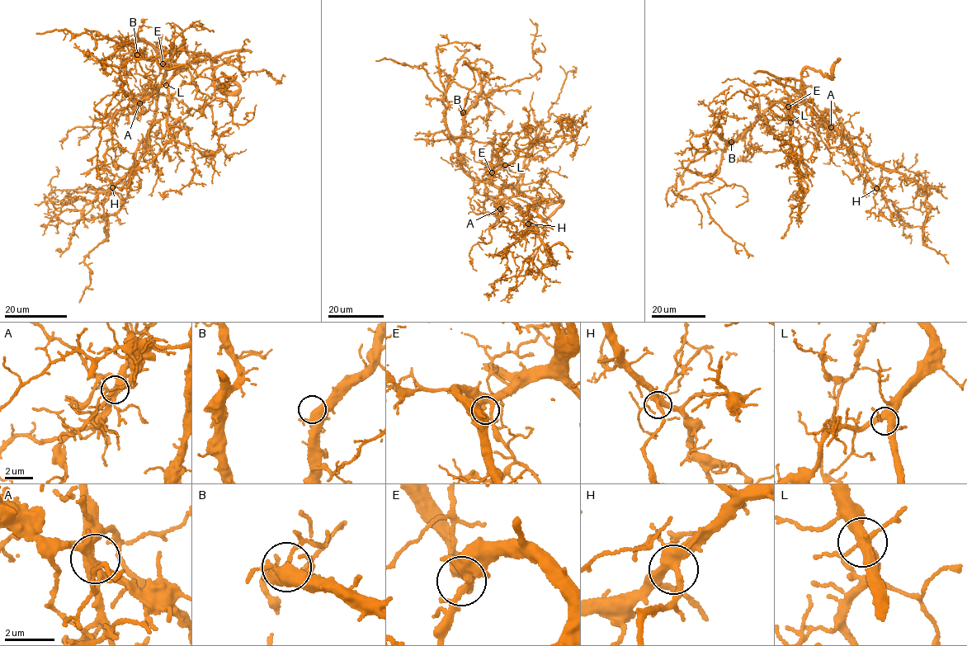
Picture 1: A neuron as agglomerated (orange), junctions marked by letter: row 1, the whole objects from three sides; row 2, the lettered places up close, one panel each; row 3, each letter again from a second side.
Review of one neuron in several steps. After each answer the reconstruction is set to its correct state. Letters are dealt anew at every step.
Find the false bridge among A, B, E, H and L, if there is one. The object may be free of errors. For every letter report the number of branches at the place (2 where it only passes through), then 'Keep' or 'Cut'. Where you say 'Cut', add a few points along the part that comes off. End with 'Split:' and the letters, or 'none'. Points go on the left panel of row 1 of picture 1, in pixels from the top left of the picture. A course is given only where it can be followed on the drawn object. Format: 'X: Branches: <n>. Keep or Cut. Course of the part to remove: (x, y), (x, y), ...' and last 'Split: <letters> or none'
A: Branches: 5. Cut. Course of the part to remove: (139, 103), (130, 113), (120, 107)
B: Branches: 5. Keep
E: Branches: 4. Keep
H: Branches: 5. Keep
L: Branches: 5. Keep
Split: A

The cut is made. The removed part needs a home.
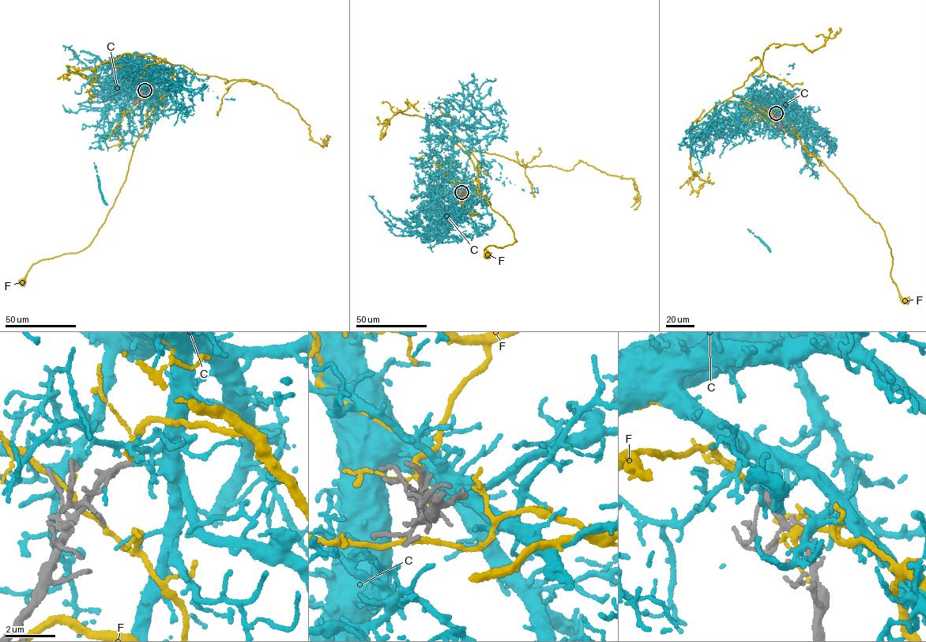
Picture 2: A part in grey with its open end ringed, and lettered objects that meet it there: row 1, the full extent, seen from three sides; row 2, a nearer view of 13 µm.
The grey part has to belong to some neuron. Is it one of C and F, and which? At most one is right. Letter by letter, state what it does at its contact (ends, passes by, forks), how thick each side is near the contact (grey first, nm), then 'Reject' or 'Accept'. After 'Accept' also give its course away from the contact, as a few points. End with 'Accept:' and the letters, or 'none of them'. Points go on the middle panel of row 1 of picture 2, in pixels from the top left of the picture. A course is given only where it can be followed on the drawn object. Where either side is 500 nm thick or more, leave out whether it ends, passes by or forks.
C: It ends there. Thickness 180 nm (grey) against 220 nm. Accept. Its course: (461, 192), (447, 209), (430, 195), (451, 141), (504, 124), (445, 122), (491, 178), (537, 187)
F: It ends there. Thickness 200 nm (grey) against 260 nm. Reject
Accept: C

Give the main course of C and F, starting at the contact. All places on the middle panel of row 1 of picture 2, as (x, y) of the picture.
C: (461, 192), (447, 209), (430, 195), (451, 141), (504, 124), (445, 122), (491, 178), (537, 187)
F: (461, 192), (464, 183), (477, 182), (479, 193), (513, 232), (517, 241), (489, 245), (487, 254)

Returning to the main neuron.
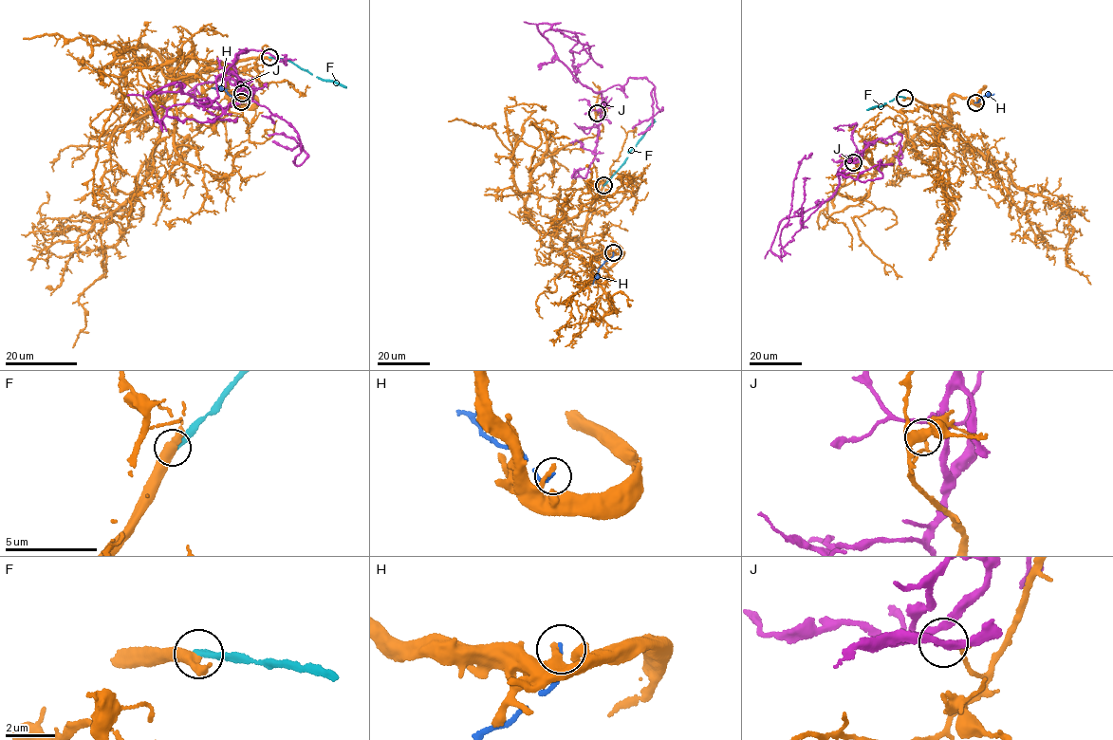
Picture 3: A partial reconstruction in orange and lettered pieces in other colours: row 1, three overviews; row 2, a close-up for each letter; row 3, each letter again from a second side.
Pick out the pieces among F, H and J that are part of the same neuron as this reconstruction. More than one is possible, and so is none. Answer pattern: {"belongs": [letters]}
{"belongs": []}

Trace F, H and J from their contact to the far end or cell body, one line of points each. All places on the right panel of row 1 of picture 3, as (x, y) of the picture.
F: (904, 98), (899, 96), (866, 110)
H: (975, 102), (993, 94)
J: (853, 162), (839, 168), (827, 200), (779, 222), (770, 249), (778, 255), (795, 174), (807, 157)

